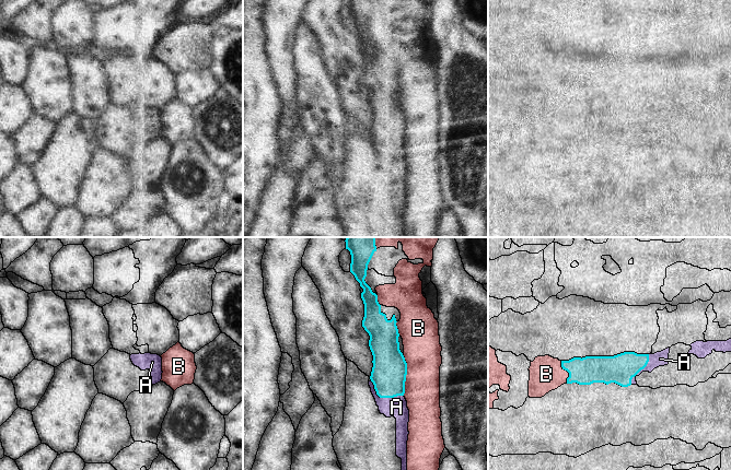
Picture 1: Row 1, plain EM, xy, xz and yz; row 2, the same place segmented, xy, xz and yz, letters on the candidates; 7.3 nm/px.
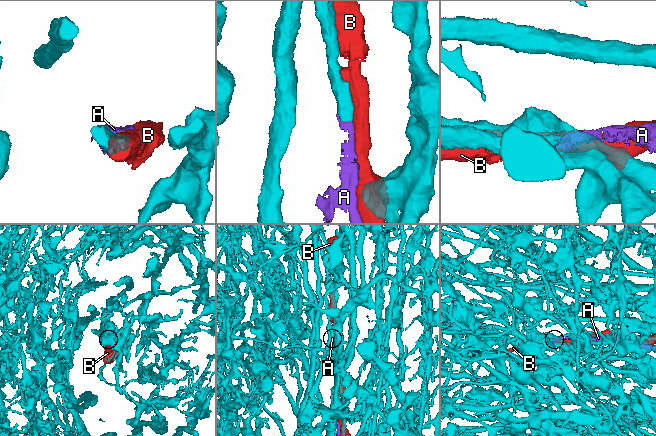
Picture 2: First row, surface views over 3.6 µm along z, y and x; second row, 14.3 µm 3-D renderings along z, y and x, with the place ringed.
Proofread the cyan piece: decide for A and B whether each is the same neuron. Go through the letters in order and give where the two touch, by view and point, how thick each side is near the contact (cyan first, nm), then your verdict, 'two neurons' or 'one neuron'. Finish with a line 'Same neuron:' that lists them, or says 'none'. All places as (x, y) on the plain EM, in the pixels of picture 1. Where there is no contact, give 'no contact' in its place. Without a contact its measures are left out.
A: xz (383, 152) | 260/150 nm | one neuron
B: xz (406, 129) | 260/280 nm | two neurons
Same neuron: A

